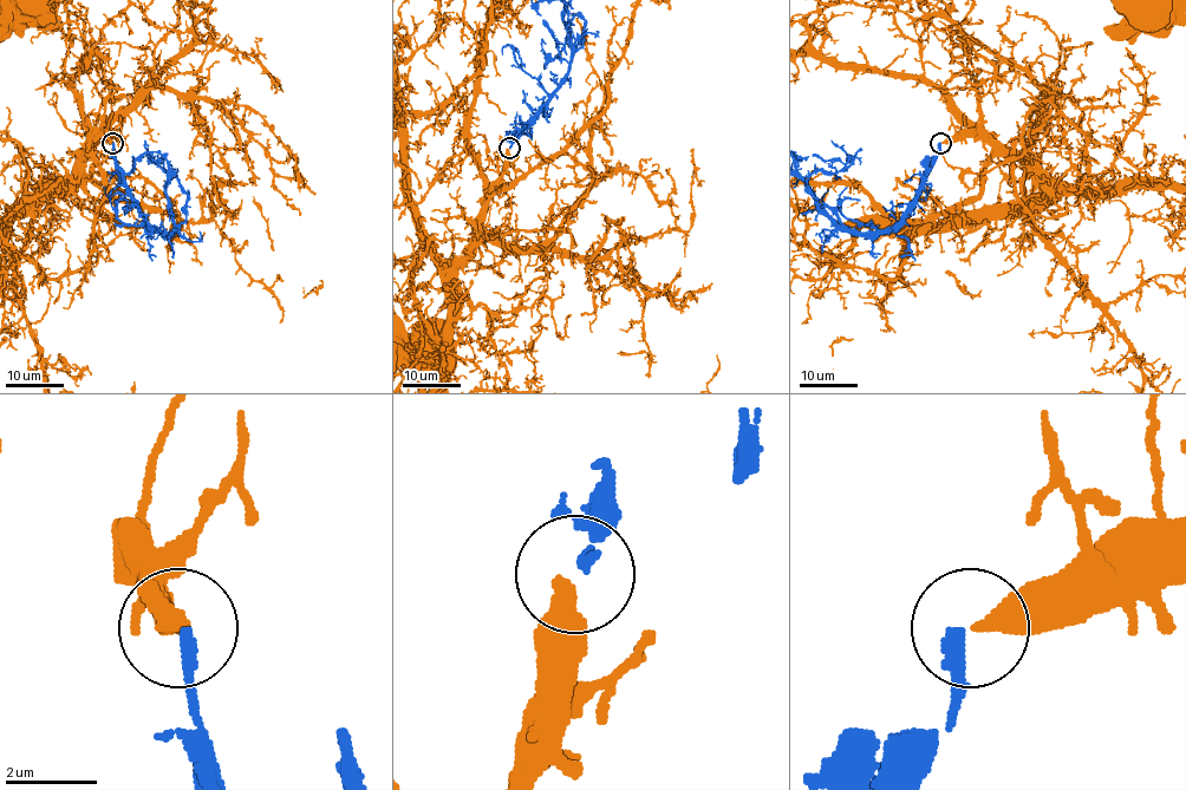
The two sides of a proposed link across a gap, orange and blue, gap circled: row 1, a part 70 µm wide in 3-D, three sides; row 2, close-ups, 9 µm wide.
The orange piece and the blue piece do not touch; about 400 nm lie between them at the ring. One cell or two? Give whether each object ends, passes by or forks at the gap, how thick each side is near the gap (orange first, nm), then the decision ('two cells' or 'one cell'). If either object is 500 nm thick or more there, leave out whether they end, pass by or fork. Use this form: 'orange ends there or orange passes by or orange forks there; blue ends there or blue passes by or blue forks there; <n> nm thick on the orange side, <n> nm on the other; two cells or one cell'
orange ends there; blue ends there; 440 nm thick on the orange side, 240 nm on the other; one cell

